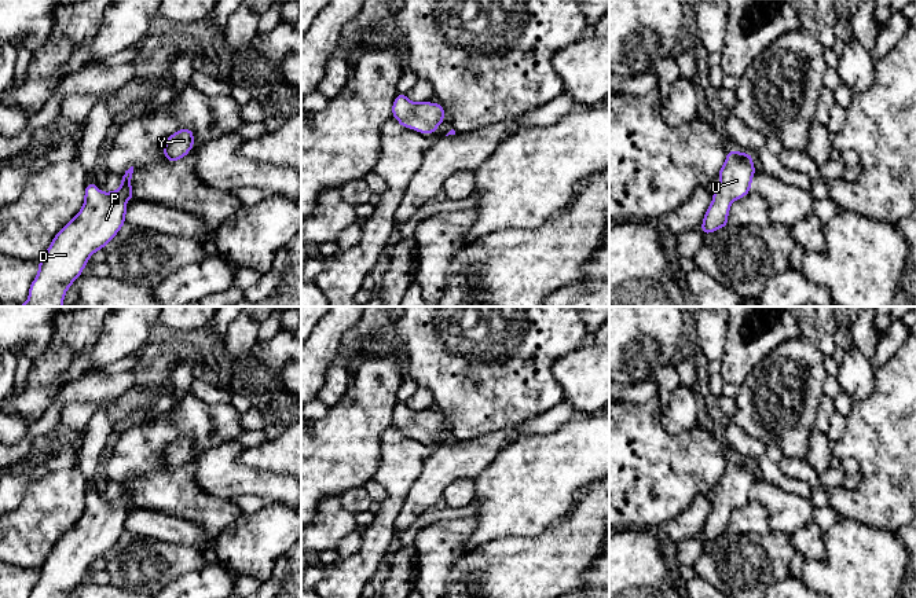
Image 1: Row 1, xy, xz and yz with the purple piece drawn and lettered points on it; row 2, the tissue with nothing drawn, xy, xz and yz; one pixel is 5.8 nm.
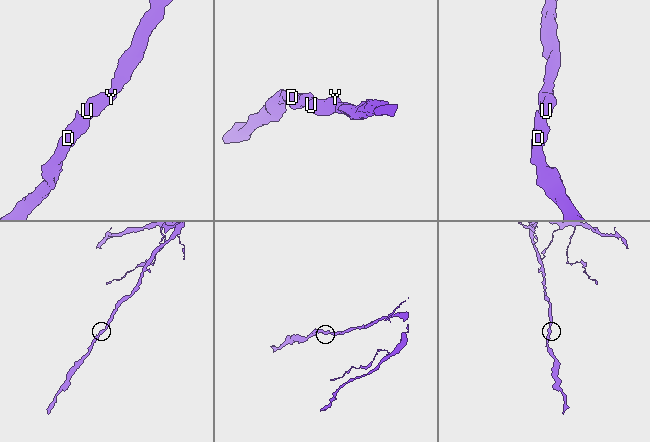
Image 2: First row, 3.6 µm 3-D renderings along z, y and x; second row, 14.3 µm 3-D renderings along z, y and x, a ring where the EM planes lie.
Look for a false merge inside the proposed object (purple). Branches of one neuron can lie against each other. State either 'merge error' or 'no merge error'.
no merge error

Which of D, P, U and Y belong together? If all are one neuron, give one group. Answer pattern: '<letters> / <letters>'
D P U Y

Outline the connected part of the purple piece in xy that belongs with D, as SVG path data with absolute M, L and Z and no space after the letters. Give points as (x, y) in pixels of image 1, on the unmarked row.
M133 474L125 478L121 495L111 500L102 500L94 489L87 492L81 518L54 544L29 598L67 598L81 584L89 565L125 532L125 509L135 507L132 481Z

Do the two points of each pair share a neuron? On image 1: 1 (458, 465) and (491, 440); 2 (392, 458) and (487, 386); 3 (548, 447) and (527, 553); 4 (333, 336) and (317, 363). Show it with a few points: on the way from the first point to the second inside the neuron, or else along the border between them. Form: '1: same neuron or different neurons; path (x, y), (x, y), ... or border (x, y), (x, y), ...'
1: same neuron; path (466, 459), (483, 448)
2: different neurons; border (444, 417), (451, 425), (453, 436)
3: different neurons; border (557, 518), (534, 535), (504, 535), (498, 538)
4: same neuron; path (326, 342), (317, 356)

